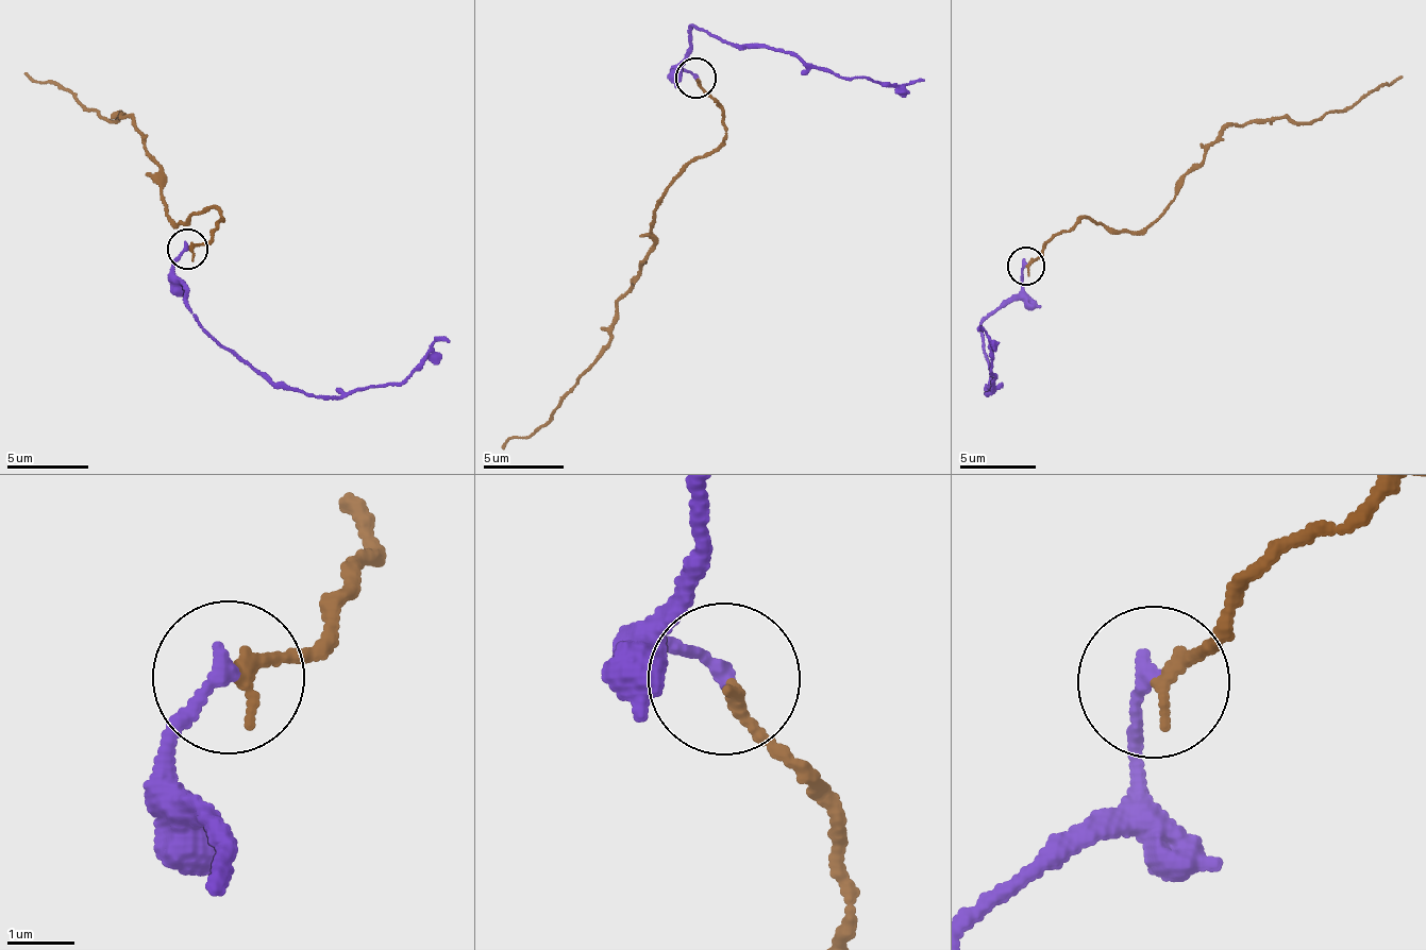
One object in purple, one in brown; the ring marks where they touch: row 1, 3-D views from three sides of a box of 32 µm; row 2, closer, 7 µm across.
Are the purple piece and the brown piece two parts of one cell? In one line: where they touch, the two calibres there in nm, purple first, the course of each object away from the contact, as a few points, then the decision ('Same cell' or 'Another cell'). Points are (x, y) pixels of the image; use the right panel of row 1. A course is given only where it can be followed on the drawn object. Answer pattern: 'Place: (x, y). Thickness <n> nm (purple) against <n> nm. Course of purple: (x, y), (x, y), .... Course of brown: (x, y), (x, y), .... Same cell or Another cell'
Place: (1025, 266). Thickness 240 nm (purple) against 200 nm. Course of purple: (1027, 265), (1023, 289), (984, 321), (982, 336), (993, 374), (986, 393), (995, 377), (983, 329), (978, 332). Course of brown: (1026, 265), (1087, 217), (1136, 232), (1168, 207), (1179, 176), (1230, 128), (1284, 116), (1311, 122), (1401, 78). Same cell

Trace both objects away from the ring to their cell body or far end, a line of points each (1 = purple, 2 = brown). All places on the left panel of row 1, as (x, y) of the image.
1: (187, 248), (172, 272), (195, 320), (256, 369), (294, 389), (331, 396), (396, 386), (435, 340), (451, 343)
2: (190, 248), (221, 217), (201, 207), (177, 224), (123, 113), (106, 120), (23, 74)

